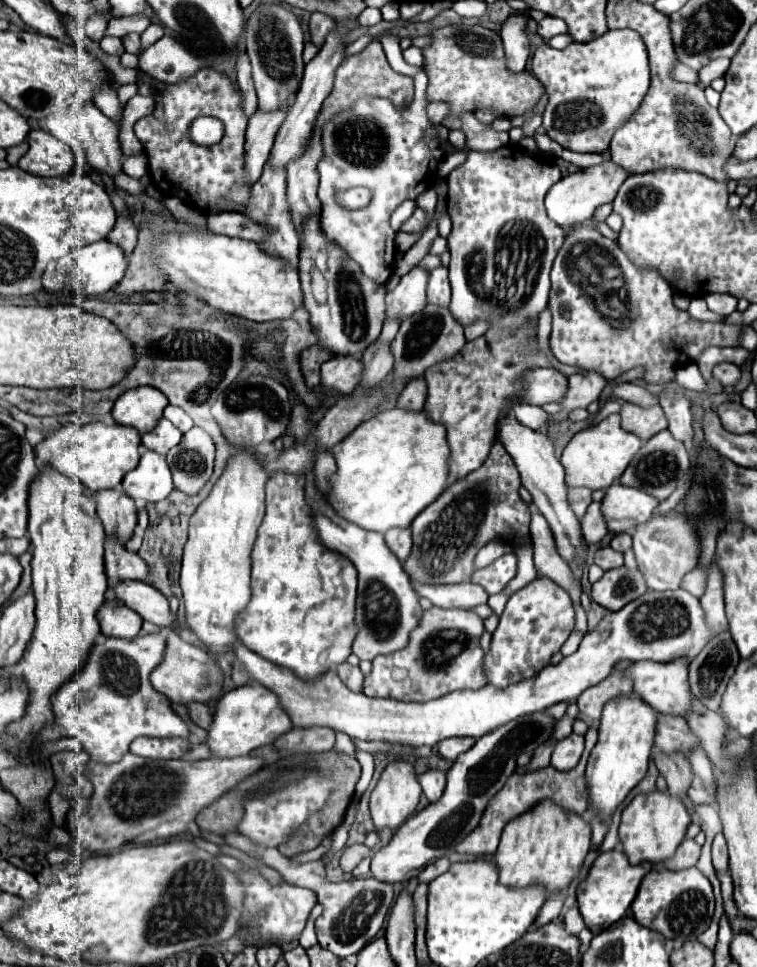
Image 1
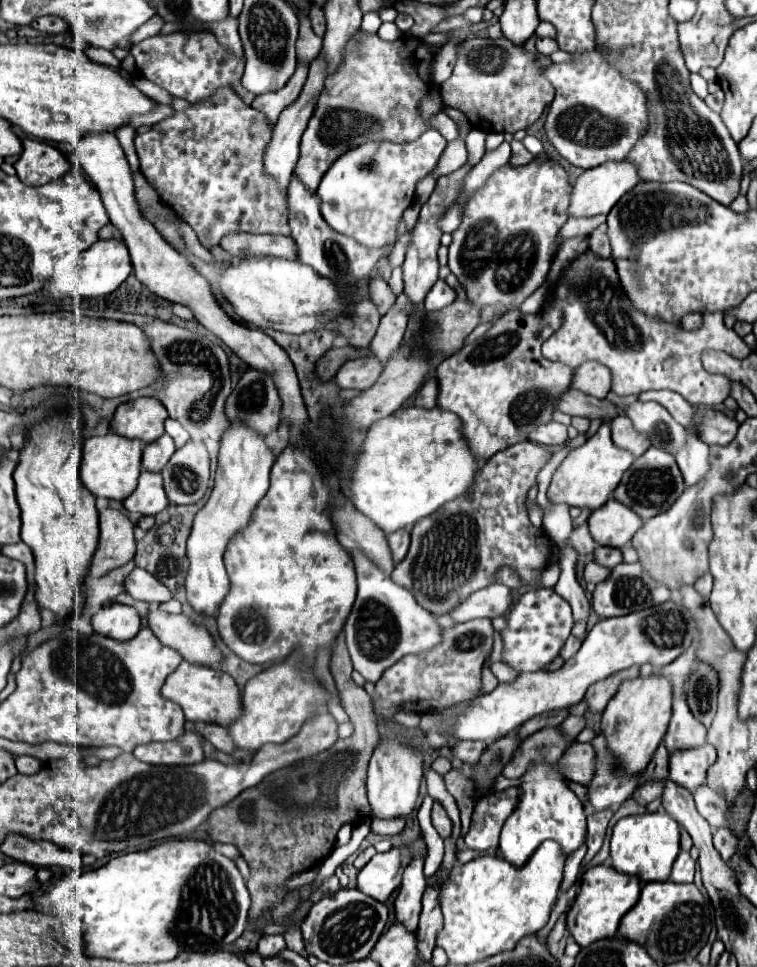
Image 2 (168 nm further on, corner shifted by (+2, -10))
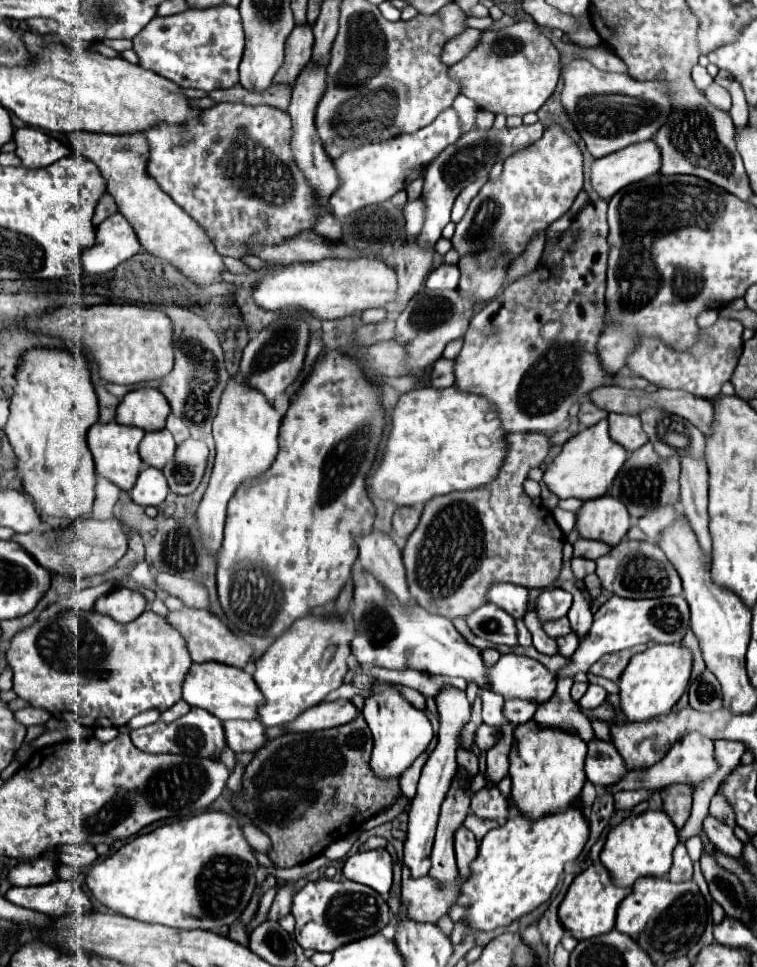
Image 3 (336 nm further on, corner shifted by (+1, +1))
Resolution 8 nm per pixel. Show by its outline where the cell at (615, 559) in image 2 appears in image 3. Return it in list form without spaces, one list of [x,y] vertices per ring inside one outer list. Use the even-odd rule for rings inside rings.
[[[576,539],[574,541],[574,557],[586,557],[586,559],[598,559],[610,551],[610,545],[602,541],[590,541],[590,539]]]

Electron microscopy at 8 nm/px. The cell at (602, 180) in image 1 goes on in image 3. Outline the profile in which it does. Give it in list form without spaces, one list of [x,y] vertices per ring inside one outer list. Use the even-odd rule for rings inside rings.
[[[654,141],[628,145],[616,153],[596,159],[592,165],[592,187],[602,199],[610,199],[622,187],[656,175],[662,165],[660,149]]]

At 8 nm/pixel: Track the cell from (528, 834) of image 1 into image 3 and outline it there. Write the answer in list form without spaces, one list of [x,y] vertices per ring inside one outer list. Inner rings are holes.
[[[532,721],[514,727],[514,741],[510,747],[510,781],[512,799],[524,815],[538,819],[548,813],[564,811],[580,795],[584,785],[584,757],[588,743],[580,741],[576,733],[560,733],[558,729],[536,729]]]

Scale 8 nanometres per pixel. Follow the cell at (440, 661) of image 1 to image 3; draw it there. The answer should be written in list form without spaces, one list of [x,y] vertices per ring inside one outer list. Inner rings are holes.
[[[484,603],[480,609],[470,613],[466,617],[466,623],[478,637],[494,645],[518,647],[516,619],[492,603]]]

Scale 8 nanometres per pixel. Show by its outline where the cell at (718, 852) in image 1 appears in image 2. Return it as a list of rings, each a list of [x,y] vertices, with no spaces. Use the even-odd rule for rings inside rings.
[[[719,828],[713,832],[713,844],[715,844],[715,850],[727,862],[731,860],[731,854],[735,854],[735,836],[727,828]]]

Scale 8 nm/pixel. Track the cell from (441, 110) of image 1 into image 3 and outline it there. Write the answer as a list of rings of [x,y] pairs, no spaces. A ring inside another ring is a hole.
[[[458,95],[458,97],[454,99],[454,105],[452,105],[452,107],[456,109],[456,113],[458,113],[460,121],[462,121],[462,131],[464,131],[464,133],[470,131],[470,129],[474,127],[474,123],[476,123],[478,105],[476,105],[472,99],[468,99],[466,95]]]

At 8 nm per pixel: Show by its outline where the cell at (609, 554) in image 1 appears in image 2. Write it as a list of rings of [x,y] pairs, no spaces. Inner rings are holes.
[[[589,562],[587,566],[585,566],[585,580],[587,582],[603,582],[607,576],[609,576],[609,568],[605,568],[605,566],[601,566],[601,564],[597,564],[597,562]]]

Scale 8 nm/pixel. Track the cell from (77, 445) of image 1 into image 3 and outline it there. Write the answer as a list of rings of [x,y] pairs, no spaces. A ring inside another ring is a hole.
[[[116,421],[92,425],[90,431],[88,431],[88,447],[90,447],[92,457],[94,457],[96,473],[106,477],[108,481],[118,485],[120,489],[130,491],[132,485],[136,483],[140,469],[142,469],[142,459],[138,455],[138,445],[140,445],[142,437],[144,437],[144,431],[140,427],[120,425]]]

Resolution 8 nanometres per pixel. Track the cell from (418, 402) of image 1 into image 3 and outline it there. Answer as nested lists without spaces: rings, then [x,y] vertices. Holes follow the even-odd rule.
[[[438,359],[432,367],[432,375],[430,375],[430,383],[432,387],[450,387],[454,385],[454,361],[450,359]]]

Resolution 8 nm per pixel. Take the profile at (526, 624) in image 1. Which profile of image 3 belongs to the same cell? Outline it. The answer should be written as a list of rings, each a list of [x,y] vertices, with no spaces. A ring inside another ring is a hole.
[[[554,587],[554,589],[544,589],[536,601],[536,611],[540,621],[548,621],[548,619],[560,619],[568,613],[572,605],[572,593]]]

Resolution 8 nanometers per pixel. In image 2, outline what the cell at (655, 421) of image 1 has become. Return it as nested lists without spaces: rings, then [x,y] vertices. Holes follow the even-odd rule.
[[[625,414],[611,420],[611,438],[619,448],[633,452],[633,456],[641,456],[651,446],[649,436],[637,432]]]

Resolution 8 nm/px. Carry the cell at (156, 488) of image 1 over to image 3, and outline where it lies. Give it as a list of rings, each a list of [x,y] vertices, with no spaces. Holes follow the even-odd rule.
[[[144,467],[140,471],[140,477],[138,477],[136,485],[132,487],[130,495],[132,495],[134,503],[138,503],[142,507],[148,507],[148,505],[158,507],[166,499],[168,491],[170,489],[168,489],[164,473],[156,467]]]

